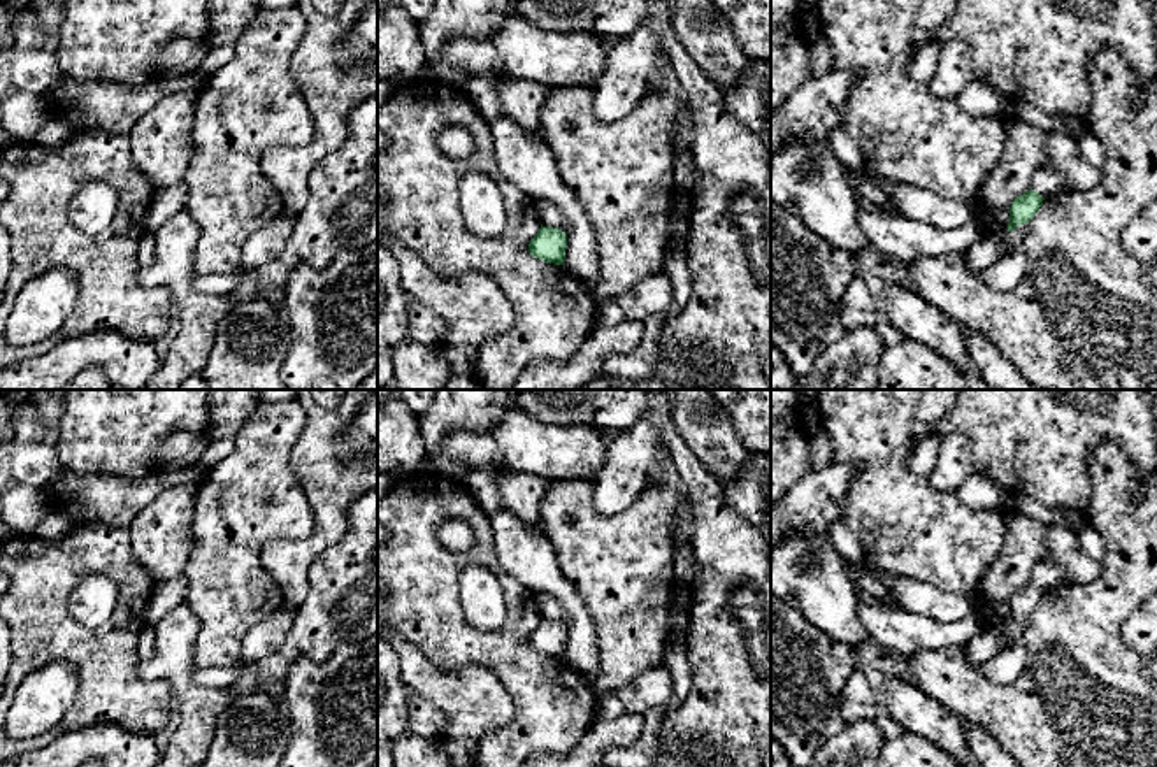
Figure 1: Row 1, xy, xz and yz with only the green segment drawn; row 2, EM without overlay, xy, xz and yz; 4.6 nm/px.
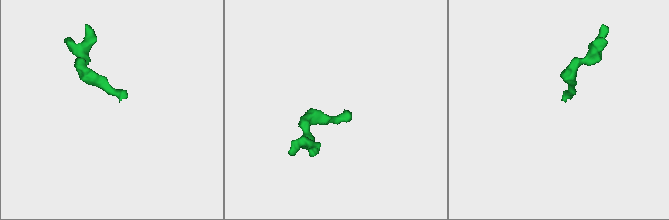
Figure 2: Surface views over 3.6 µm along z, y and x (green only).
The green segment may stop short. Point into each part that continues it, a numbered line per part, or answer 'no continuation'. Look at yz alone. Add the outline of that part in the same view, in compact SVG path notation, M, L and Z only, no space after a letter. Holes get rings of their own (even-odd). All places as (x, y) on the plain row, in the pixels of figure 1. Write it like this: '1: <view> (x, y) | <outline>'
1: yz (989, 641) | M1018 618L1013 625L981 627L974 637L962 644L969 662L983 665L994 658L1024 627L1025 618Z

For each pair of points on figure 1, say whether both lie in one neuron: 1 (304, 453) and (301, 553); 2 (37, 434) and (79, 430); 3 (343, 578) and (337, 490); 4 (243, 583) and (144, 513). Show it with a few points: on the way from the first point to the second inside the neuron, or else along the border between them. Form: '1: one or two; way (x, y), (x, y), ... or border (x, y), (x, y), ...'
1: one; way (323, 478), (323, 529)
2: two; border (64, 408), (58, 434), (60, 464)
3: two; border (357, 497), (348, 508), (348, 529), (311, 564)
4: two; border (195, 506), (192, 520), (194, 550), (183, 573)

